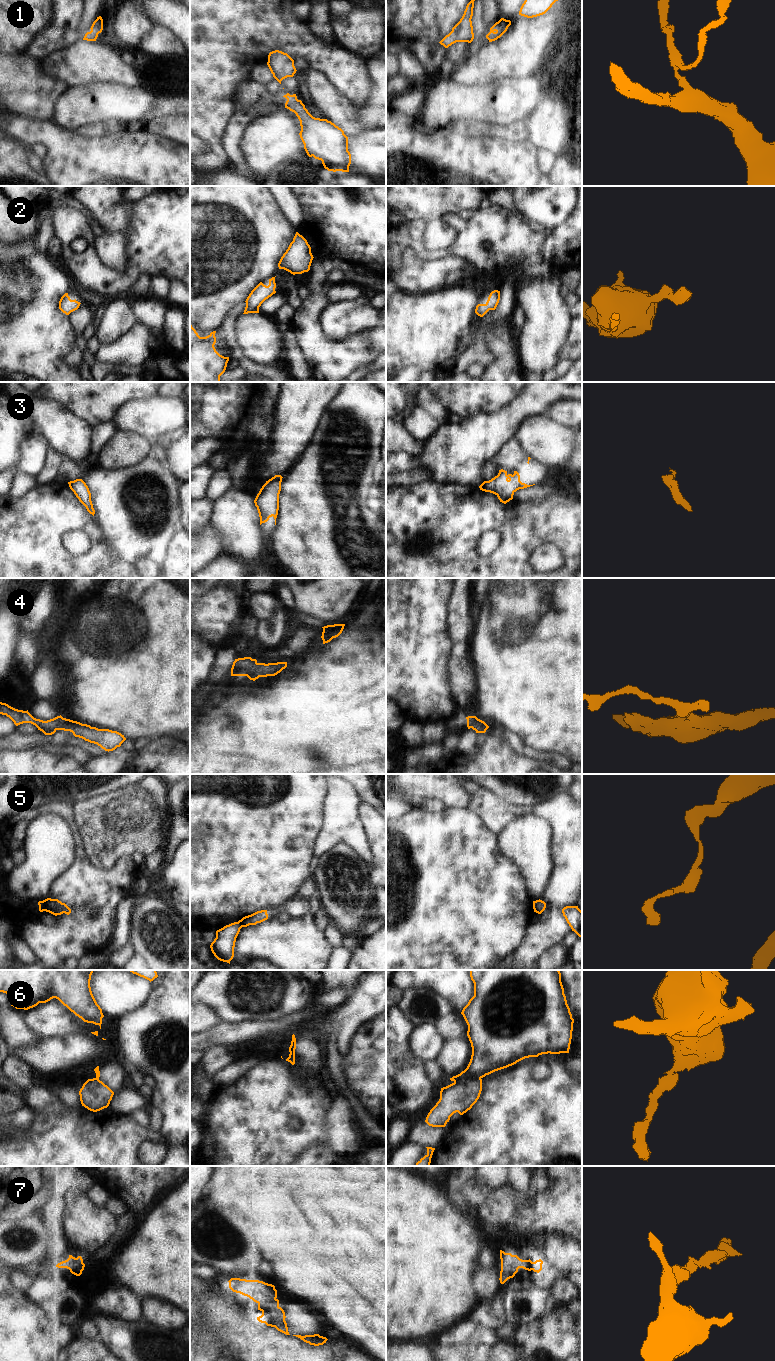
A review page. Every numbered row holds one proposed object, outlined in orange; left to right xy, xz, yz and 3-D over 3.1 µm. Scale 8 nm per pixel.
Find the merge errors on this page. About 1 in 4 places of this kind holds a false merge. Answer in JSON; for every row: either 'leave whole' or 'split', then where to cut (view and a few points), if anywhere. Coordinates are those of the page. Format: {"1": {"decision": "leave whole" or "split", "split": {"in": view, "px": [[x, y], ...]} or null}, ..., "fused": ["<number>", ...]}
{"1": {"decision": "leave whole", "split": null}, "2": {"decision": "leave whole", "split": null}, "3": {"decision": "leave whole", "split": null}, "4": {"decision": "leave whole", "split": null}, "5": {"decision": "split", "split": {"in": "xz", "px": [[238, 921], [242, 926]]}}, "6": {"decision": "split", "split": {"in": "yz", "px": [[480, 1077], [467, 1077], [454, 1082]]}}, "7": {"decision": "leave whole", "split": null}, "fused": ["5", "6"]}

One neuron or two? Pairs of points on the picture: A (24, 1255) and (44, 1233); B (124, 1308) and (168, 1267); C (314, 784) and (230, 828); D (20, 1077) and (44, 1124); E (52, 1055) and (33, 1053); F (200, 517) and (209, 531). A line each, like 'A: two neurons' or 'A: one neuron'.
A: one neuron
B: two neurons
C: one neuron
D: two neurons
E: one neuron
F: two neurons

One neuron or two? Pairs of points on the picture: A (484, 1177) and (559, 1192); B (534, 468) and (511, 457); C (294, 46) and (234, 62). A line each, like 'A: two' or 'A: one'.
A: one
B: one
C: one

